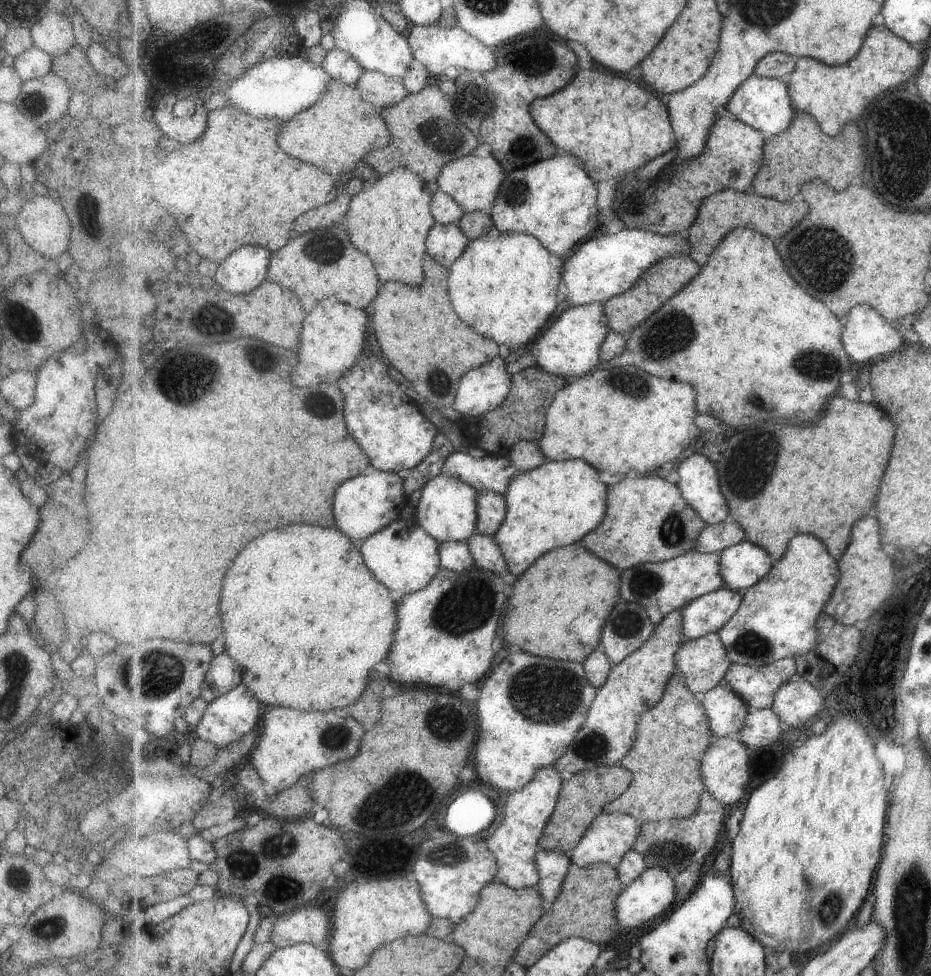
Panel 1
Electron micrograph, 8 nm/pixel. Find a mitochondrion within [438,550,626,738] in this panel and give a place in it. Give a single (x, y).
(539, 692)

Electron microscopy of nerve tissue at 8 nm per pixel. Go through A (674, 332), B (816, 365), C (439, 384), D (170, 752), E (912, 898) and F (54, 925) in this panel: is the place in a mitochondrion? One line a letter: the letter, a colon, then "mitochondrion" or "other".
A: mitochondrion
B: mitochondrion
C: mitochondrion
D: other
E: mitochondrion
F: other

